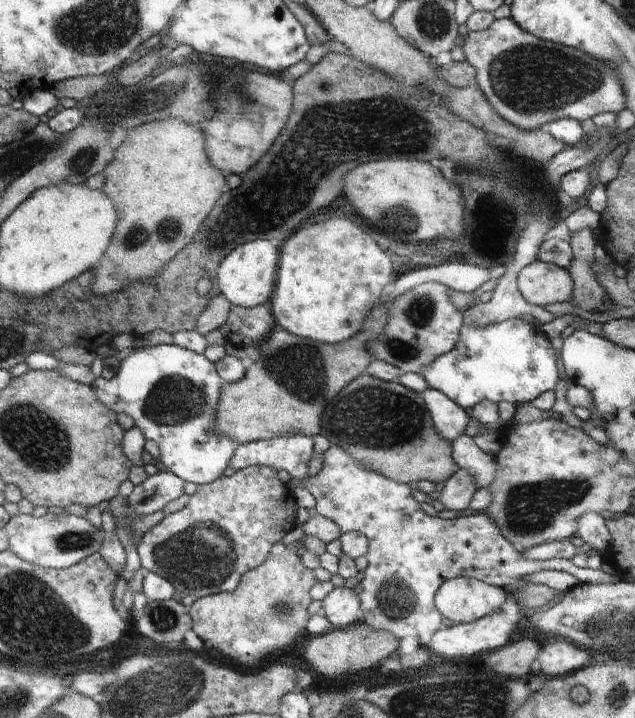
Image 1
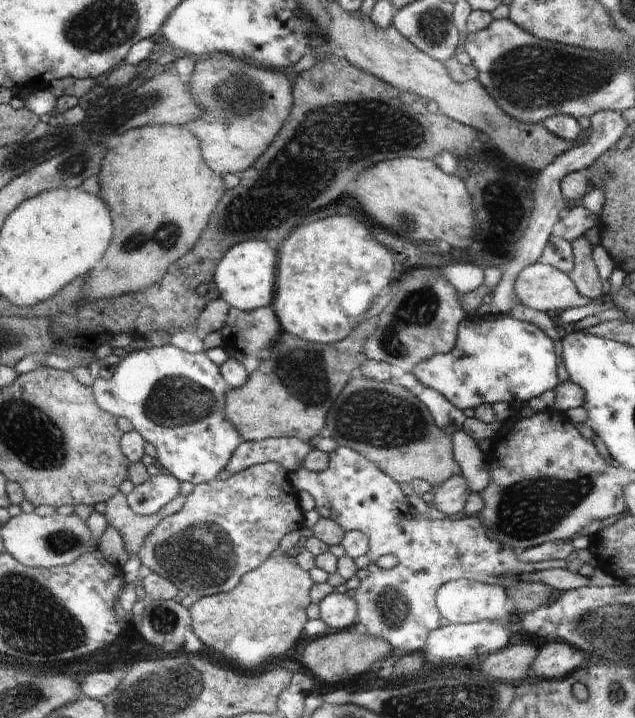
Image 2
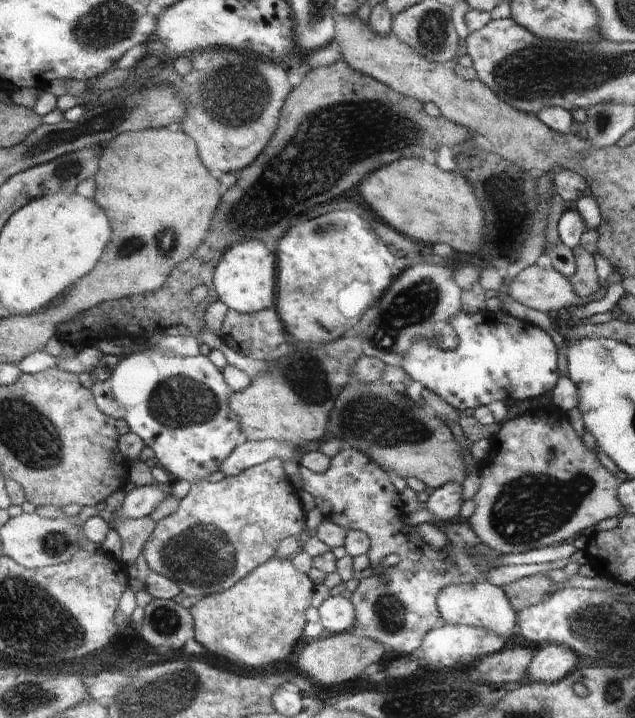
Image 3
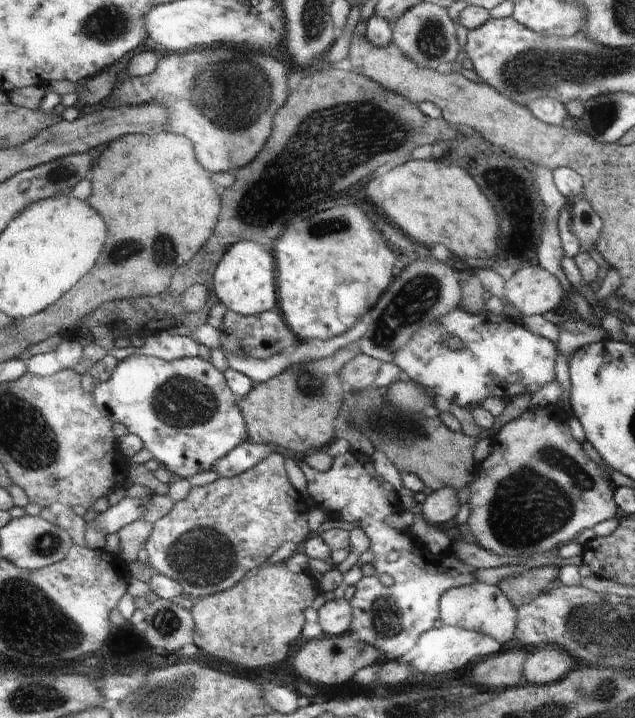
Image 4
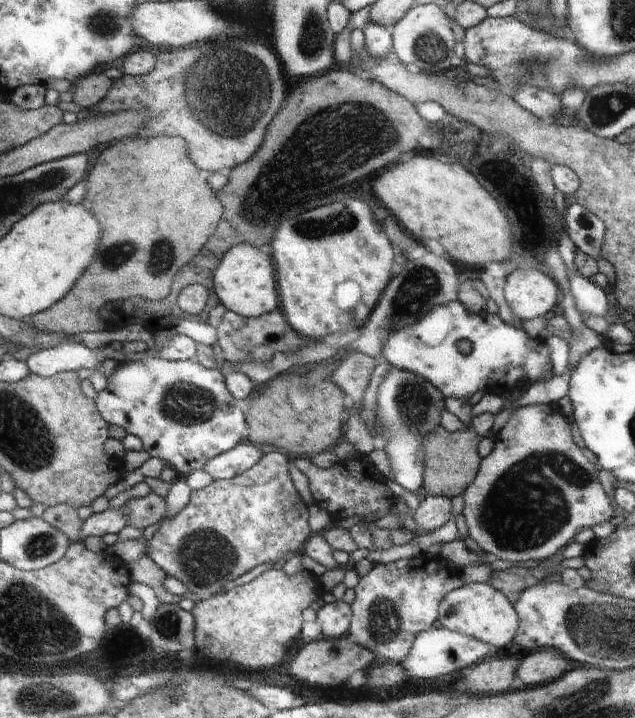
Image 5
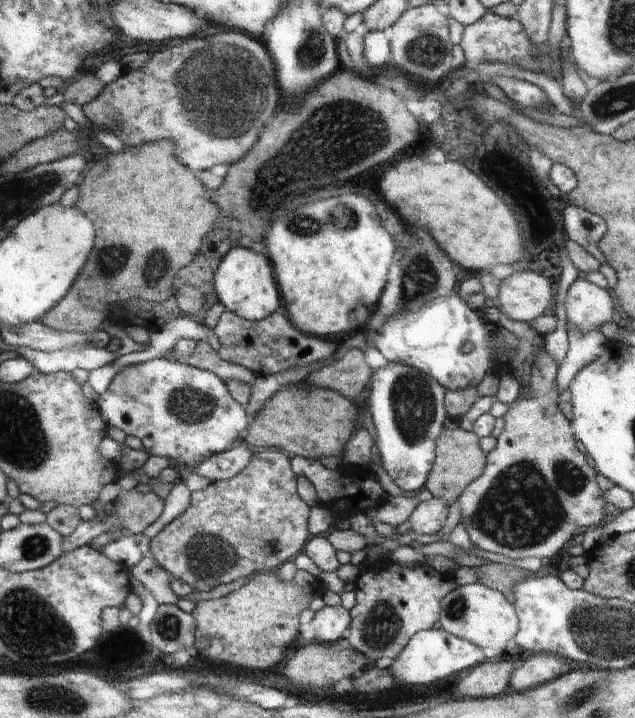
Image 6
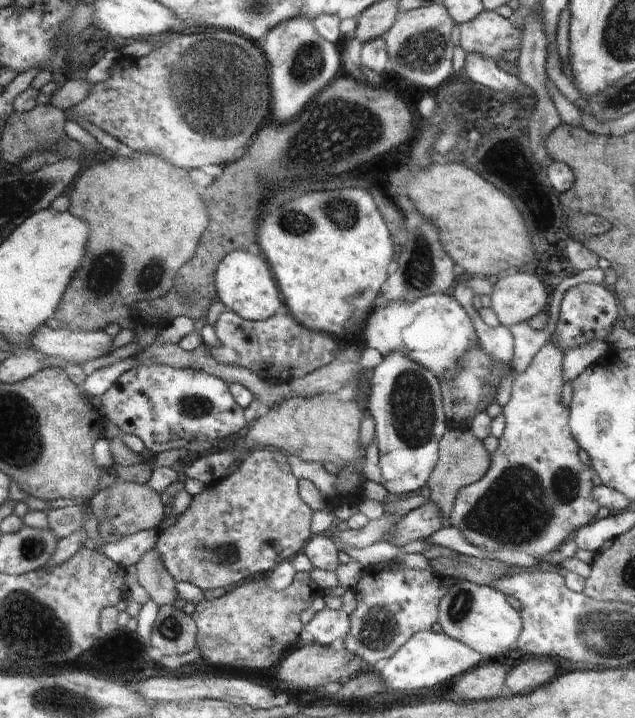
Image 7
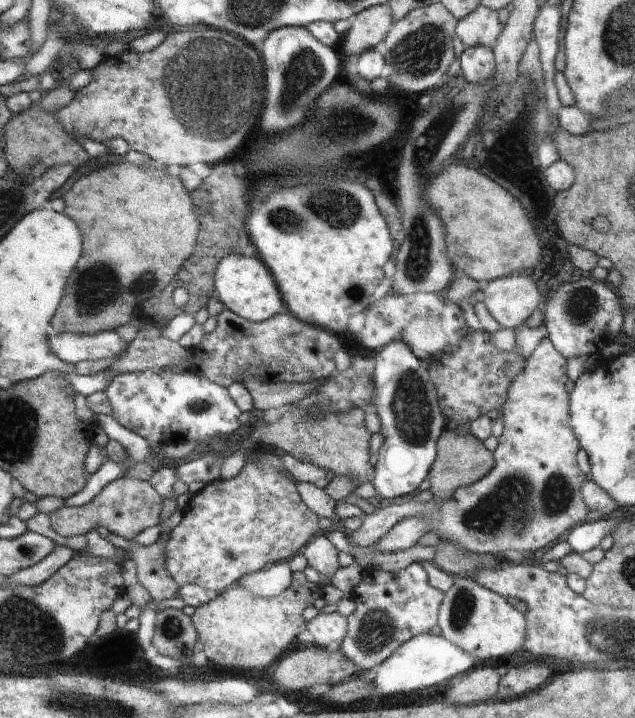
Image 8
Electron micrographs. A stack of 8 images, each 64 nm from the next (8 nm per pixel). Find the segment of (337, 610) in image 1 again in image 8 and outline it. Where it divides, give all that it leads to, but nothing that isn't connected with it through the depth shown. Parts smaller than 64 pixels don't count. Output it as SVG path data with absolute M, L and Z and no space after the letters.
M319 611L314 613L314 618L308 620L308 632L312 635L314 645L325 648L334 641L342 641L347 633L347 617L338 612L326 613Z

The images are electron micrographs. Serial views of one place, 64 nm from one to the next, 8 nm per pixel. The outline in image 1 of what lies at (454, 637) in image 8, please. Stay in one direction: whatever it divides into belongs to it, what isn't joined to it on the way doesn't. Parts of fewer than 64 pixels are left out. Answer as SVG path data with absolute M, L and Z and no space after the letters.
M454 577L439 586L435 607L443 618L459 625L499 612L506 598L502 587L489 585L474 577Z

